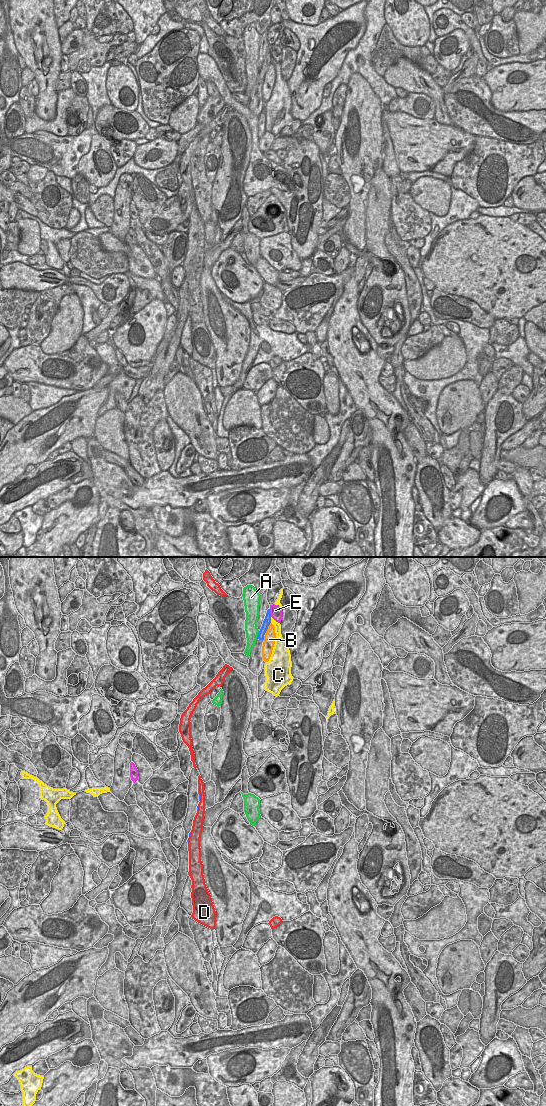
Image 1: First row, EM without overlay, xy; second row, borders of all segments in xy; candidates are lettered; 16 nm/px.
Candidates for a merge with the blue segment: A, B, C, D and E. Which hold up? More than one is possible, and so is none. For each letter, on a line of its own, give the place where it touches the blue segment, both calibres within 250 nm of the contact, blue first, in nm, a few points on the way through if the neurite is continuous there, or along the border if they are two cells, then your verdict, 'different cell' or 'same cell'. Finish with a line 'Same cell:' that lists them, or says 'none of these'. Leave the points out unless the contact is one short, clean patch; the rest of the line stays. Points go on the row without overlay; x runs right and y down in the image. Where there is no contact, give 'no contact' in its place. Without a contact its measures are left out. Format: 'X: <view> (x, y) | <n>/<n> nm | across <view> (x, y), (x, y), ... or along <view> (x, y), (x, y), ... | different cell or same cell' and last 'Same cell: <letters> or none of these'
A: xy (258, 75) | 120/200 nm | along xy (259, 71), (256, 78) | different cell
B: xy (267, 68) | 120/190 nm | along xy (270, 62), (264, 74) | different cell
C: xy (270, 60) | 120/100 nm | along xy (270, 57), (271, 62) | different cell
D: xy (198, 232) | 30/130 nm | different cell
E: xy (269, 53) | 120/190 nm | along xy (269, 49), (271, 56) | different cell
Same cell: none of these

